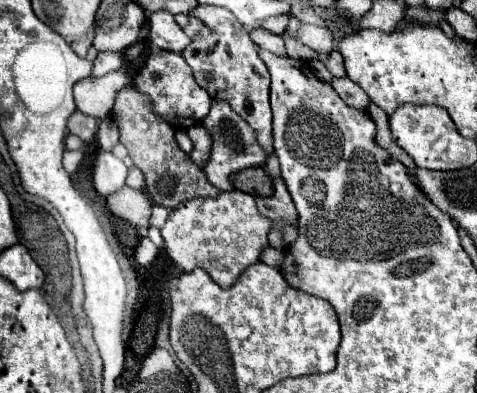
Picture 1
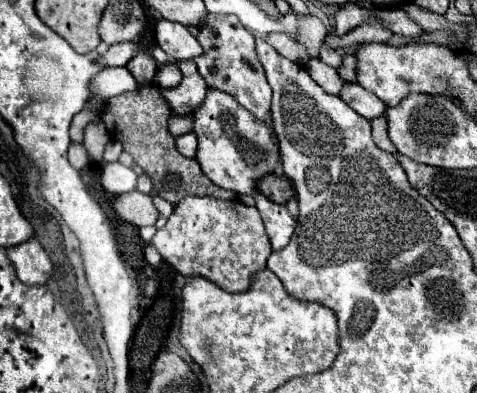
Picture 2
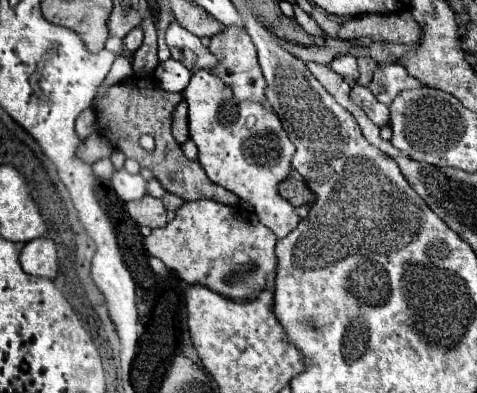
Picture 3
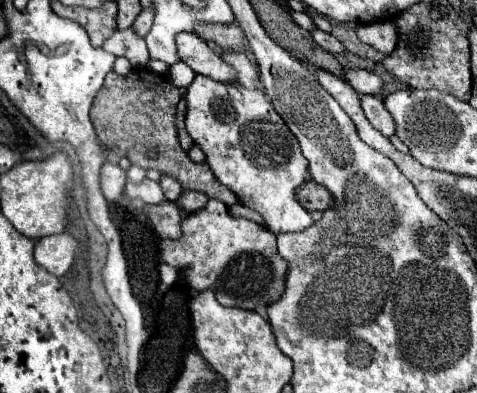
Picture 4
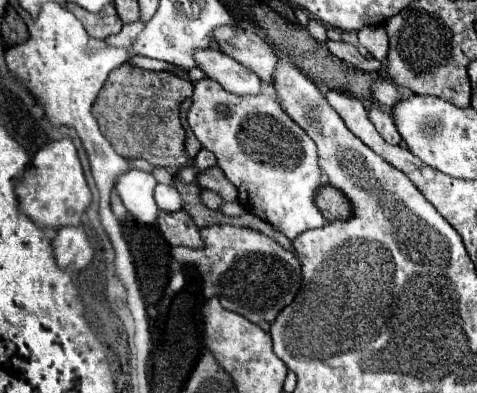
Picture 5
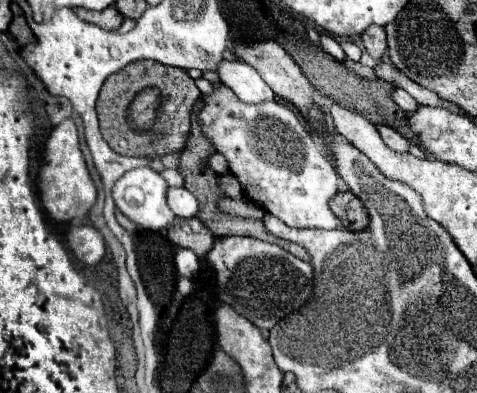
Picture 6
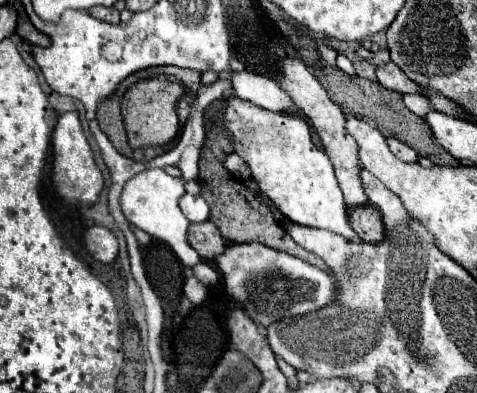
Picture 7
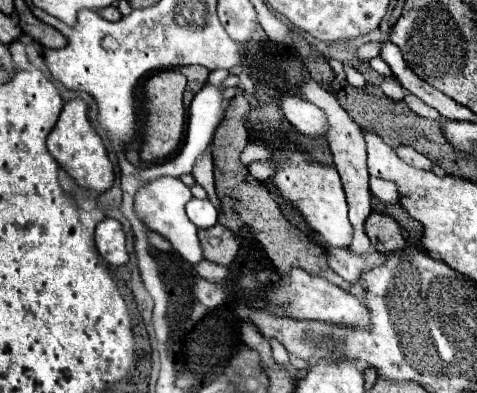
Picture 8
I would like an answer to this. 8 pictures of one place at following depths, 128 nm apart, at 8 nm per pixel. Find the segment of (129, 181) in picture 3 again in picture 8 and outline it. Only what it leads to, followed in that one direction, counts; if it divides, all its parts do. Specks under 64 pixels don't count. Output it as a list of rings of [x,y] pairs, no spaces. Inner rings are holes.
[[[198,198],[190,200],[186,204],[186,214],[198,230],[208,230],[218,222],[218,212],[210,204],[210,200],[198,200]]]

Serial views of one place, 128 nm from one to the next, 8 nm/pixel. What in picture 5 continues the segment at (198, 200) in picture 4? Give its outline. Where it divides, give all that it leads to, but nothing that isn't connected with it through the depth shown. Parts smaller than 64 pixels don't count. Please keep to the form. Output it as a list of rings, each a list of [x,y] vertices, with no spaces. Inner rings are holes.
[[[204,190],[204,192],[202,192],[202,200],[204,200],[204,204],[206,204],[210,210],[220,210],[220,206],[224,204],[222,196],[216,194],[216,192],[212,192],[212,190]]]

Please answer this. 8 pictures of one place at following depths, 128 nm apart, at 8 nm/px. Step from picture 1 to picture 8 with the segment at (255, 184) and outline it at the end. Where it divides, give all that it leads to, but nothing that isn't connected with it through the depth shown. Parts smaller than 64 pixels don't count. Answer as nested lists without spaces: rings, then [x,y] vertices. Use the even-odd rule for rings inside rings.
[[[372,212],[366,220],[366,234],[374,248],[382,254],[394,254],[406,248],[406,238],[402,232],[404,228],[394,218],[380,212]]]

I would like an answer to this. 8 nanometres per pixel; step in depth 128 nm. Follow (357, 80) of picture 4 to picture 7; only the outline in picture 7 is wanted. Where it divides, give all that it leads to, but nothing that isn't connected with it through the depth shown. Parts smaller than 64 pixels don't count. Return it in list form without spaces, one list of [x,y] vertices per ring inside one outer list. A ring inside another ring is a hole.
[[[406,94],[404,104],[408,106],[408,110],[412,110],[416,116],[422,116],[422,118],[432,110],[430,102],[422,94]]]

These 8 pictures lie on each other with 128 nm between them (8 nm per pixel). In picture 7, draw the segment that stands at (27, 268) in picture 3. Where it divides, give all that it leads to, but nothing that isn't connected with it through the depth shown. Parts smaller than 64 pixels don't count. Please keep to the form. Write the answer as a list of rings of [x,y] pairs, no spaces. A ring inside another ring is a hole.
[[[90,226],[84,234],[84,244],[88,252],[104,264],[110,264],[118,258],[118,238],[104,226]]]

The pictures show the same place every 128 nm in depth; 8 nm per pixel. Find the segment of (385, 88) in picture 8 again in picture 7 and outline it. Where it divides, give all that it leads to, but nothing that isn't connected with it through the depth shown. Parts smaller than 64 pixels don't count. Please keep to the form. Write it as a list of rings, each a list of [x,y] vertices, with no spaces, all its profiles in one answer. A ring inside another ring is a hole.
[[[388,62],[388,64],[382,64],[376,68],[376,76],[378,76],[378,82],[382,86],[386,86],[388,90],[396,90],[400,94],[408,94],[408,92],[416,92],[416,84],[404,76],[404,72],[394,64],[394,62]]]

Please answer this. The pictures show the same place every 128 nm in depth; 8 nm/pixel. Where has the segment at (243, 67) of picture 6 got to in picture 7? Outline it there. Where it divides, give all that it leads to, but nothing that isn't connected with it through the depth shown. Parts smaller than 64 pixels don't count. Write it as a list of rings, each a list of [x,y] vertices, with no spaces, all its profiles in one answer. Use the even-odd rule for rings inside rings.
[[[248,70],[232,74],[232,86],[240,100],[280,114],[300,114],[294,100],[272,80]]]

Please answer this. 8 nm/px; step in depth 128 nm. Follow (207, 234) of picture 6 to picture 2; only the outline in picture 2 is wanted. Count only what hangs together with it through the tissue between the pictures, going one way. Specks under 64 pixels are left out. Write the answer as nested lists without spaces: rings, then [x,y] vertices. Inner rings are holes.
[[[138,190],[118,196],[114,200],[114,210],[122,220],[126,220],[138,228],[154,226],[160,216],[154,202],[152,202],[152,196],[142,194]]]

